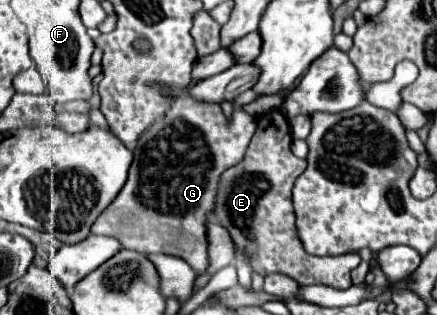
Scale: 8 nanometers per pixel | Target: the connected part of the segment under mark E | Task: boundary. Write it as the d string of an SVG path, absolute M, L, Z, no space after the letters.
M268 112L266 116L258 116L258 128L256 134L252 136L246 156L242 162L238 162L236 166L228 168L226 172L222 172L222 180L218 186L218 194L216 194L216 220L228 230L232 242L234 242L234 250L236 252L246 252L246 256L250 256L250 266L254 272L258 272L260 276L268 276L268 274L284 274L290 276L294 280L298 280L300 284L308 286L308 284L326 284L332 288L350 288L352 280L350 280L350 272L360 264L360 256L358 254L342 254L342 256L312 256L308 252L304 252L302 240L296 234L296 224L294 224L294 206L292 206L292 186L294 180L302 174L302 170L306 168L306 160L296 158L290 152L290 126L288 120L282 112Z

